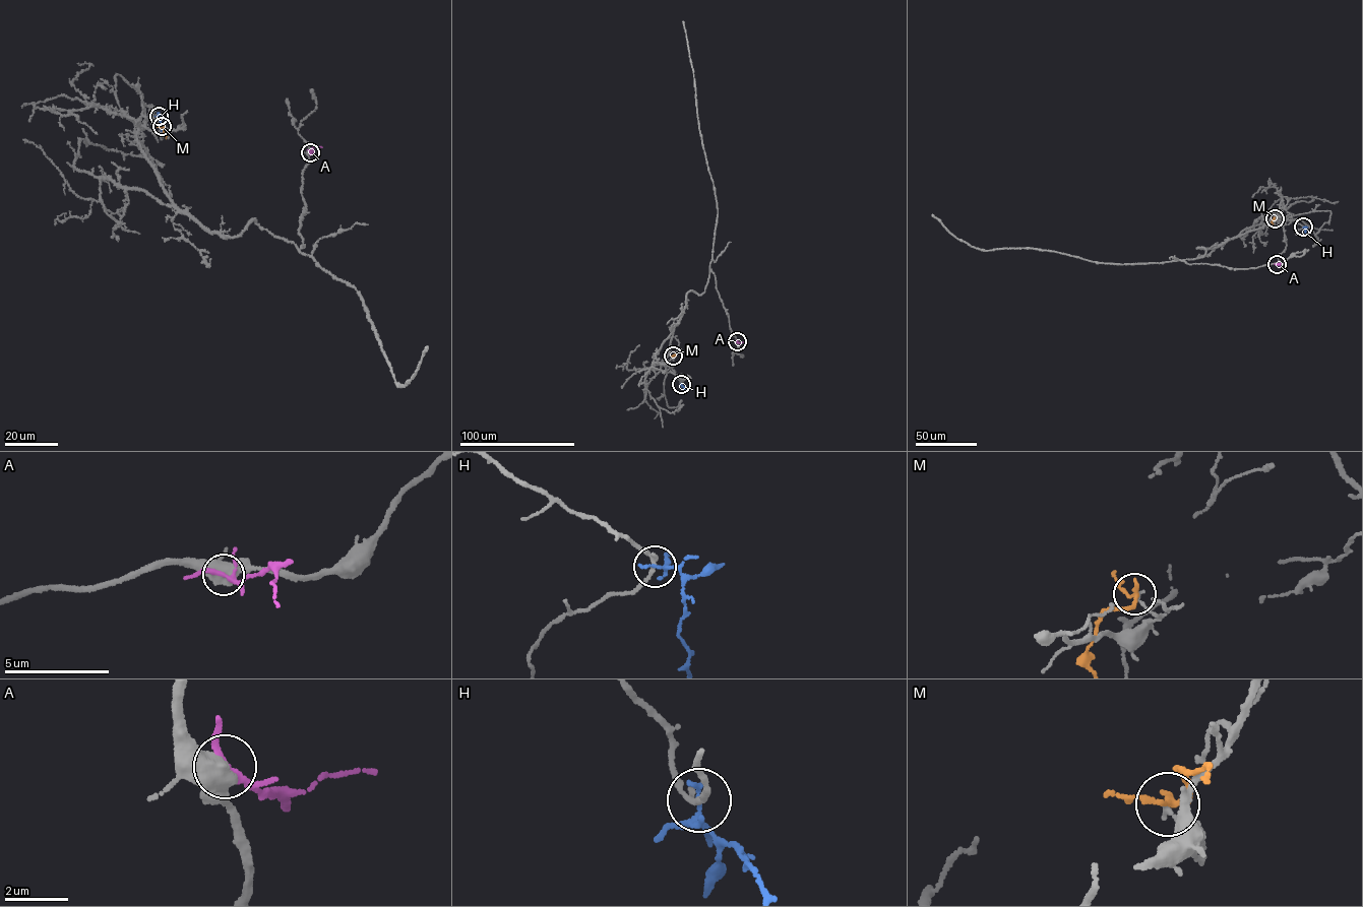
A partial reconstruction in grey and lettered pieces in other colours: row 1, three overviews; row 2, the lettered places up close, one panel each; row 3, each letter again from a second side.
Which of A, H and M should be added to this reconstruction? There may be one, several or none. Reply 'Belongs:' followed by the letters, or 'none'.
Belongs: none

